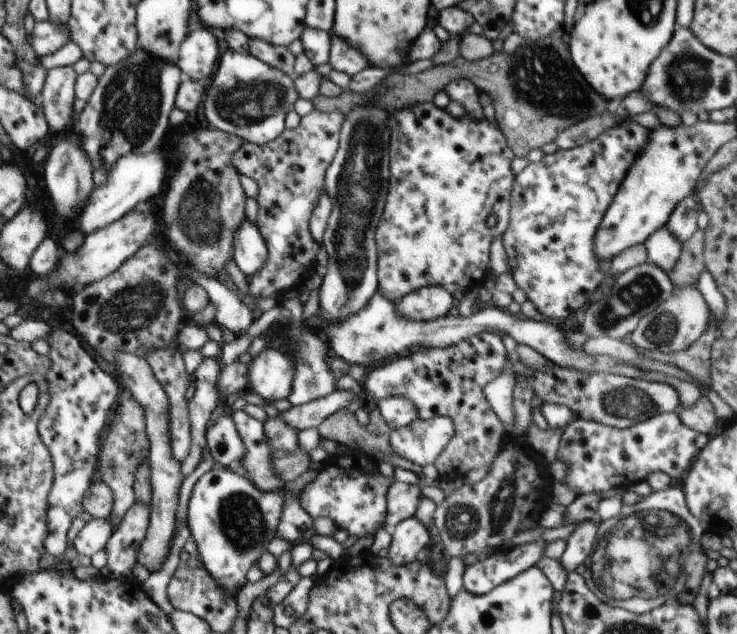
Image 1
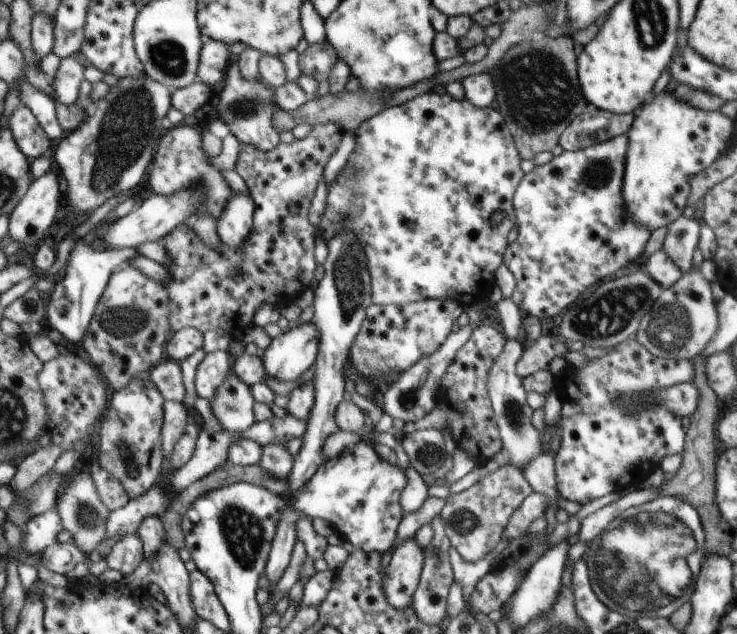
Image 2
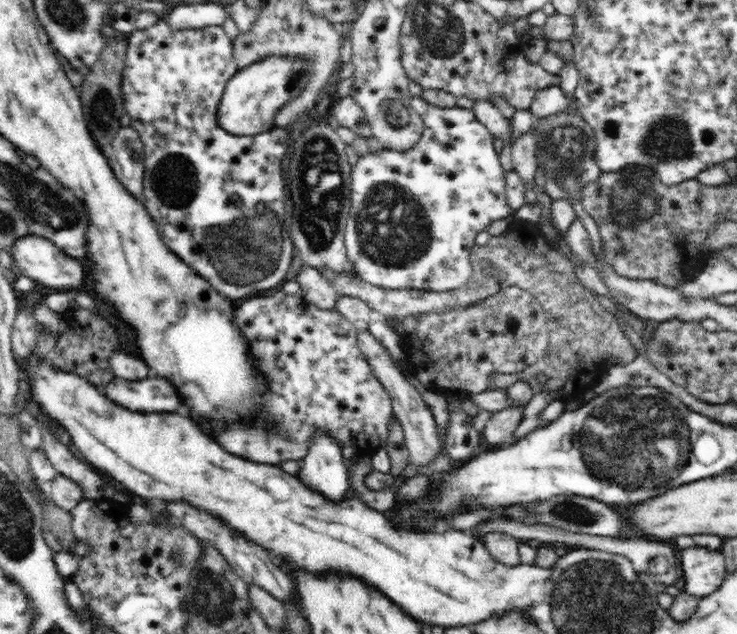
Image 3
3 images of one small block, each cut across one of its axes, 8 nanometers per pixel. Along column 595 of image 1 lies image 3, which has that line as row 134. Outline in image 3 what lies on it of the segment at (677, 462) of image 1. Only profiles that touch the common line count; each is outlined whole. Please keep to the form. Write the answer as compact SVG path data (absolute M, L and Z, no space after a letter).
M411 96L410 97L410 105L414 107L416 113L422 117L423 120L423 133L421 134L420 140L410 149L407 151L395 151L395 150L388 150L388 149L381 149L375 152L368 152L363 156L358 158L356 164L352 167L351 170L351 182L350 182L350 212L348 216L348 222L346 226L346 230L344 230L344 244L346 245L346 256L348 257L348 261L354 265L354 269L356 269L358 278L368 284L372 284L377 286L377 288L389 288L390 290L398 290L402 288L409 288L410 290L434 290L438 292L456 292L459 290L470 278L472 278L473 268L472 262L470 262L470 248L474 246L474 238L476 238L476 234L480 234L482 230L487 230L492 222L496 222L496 220L502 220L503 218L509 220L510 218L514 217L514 212L510 209L510 205L508 205L508 201L506 200L506 182L505 182L505 171L504 167L500 164L500 157L498 156L498 152L494 149L494 135L486 128L475 116L472 109L468 110L466 108L454 106L454 108L442 108L440 106L434 106L430 104L426 99L422 96Z

